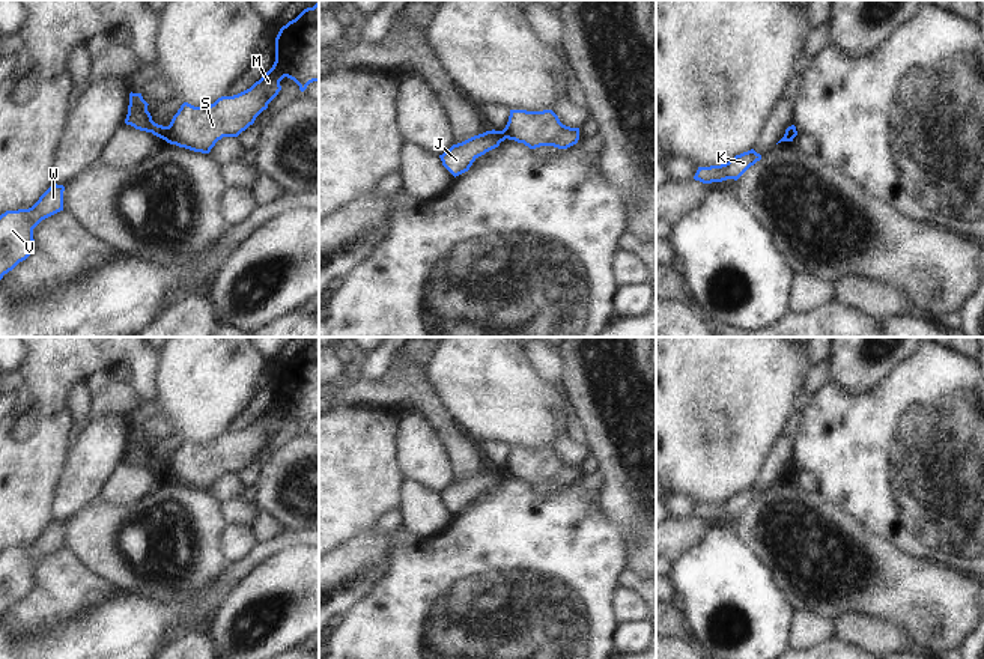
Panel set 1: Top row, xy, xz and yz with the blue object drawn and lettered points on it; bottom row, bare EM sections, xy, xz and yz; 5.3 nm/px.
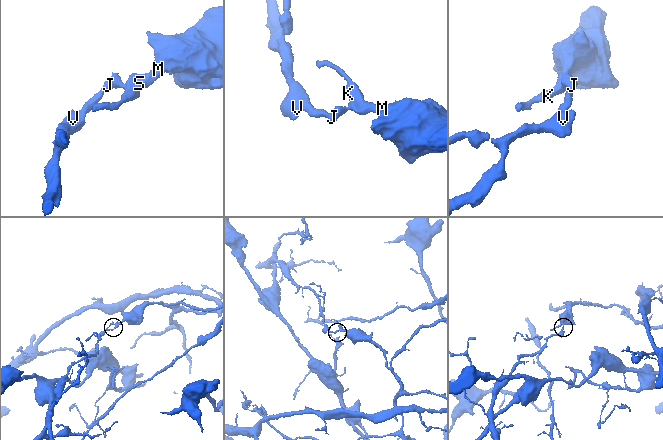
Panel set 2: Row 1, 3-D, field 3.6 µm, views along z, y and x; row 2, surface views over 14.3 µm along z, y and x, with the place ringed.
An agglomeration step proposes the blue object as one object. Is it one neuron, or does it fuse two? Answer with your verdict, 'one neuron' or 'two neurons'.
two neurons

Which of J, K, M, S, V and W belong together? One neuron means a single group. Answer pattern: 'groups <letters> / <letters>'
groups J V W / K M S

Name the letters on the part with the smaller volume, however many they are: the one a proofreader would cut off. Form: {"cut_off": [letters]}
{"cut_off": ["K", "M", "S"]}

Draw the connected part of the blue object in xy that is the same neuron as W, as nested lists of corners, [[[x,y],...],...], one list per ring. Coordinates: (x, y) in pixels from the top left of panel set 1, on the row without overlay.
[[[53,521],[32,545],[0,552],[0,617],[35,587],[33,566],[63,548],[63,528]]]

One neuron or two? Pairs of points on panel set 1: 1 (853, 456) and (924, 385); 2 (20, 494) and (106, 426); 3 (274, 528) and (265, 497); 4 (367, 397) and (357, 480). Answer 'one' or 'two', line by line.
1: one
2: two
3: two
4: two

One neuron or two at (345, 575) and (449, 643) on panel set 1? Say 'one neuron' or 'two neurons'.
two neurons

